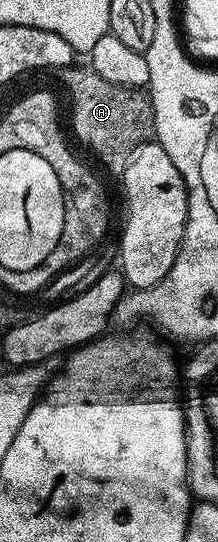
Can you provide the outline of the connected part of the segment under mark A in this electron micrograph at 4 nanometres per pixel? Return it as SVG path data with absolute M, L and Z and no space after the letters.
M74 64L60 71L61 82L69 93L69 110L73 113L73 134L117 176L124 175L131 156L139 144L150 141L153 133L153 105L148 93L135 86L111 84L88 65Z

